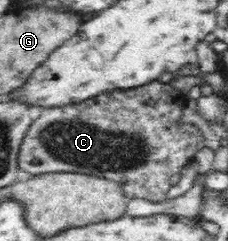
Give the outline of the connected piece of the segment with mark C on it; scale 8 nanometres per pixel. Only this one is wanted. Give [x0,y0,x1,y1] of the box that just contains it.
[16,81,209,202]

